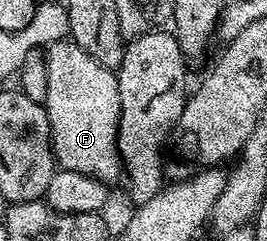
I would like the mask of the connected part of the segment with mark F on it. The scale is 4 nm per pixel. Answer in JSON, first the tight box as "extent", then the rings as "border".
{"extent":[43,39,122,183],"border":[[[71,39],[57,41],[48,46],[43,53],[47,63],[47,95],[43,102],[49,120],[49,134],[53,140],[53,159],[62,169],[86,173],[100,181],[113,183],[122,176],[121,156],[117,153],[117,128],[119,127],[119,83],[114,70],[95,63],[83,47]]]}

